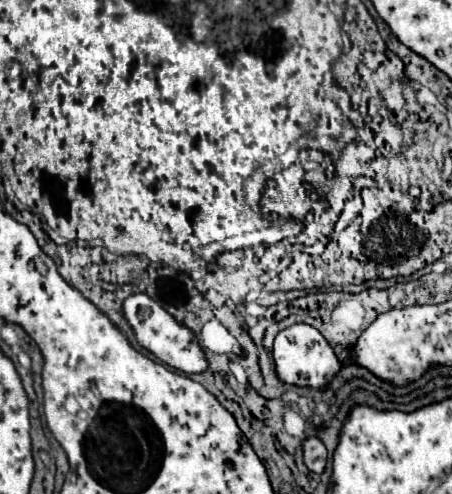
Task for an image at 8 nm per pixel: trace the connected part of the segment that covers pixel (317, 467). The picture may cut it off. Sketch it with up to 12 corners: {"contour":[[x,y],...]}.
{"contour":[[317,436],[303,440],[305,466],[323,472],[327,450]]}

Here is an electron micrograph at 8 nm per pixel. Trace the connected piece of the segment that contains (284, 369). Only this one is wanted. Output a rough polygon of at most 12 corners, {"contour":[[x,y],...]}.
{"contour":[[309,324],[273,344],[287,384],[323,388],[339,370],[327,340]]}

